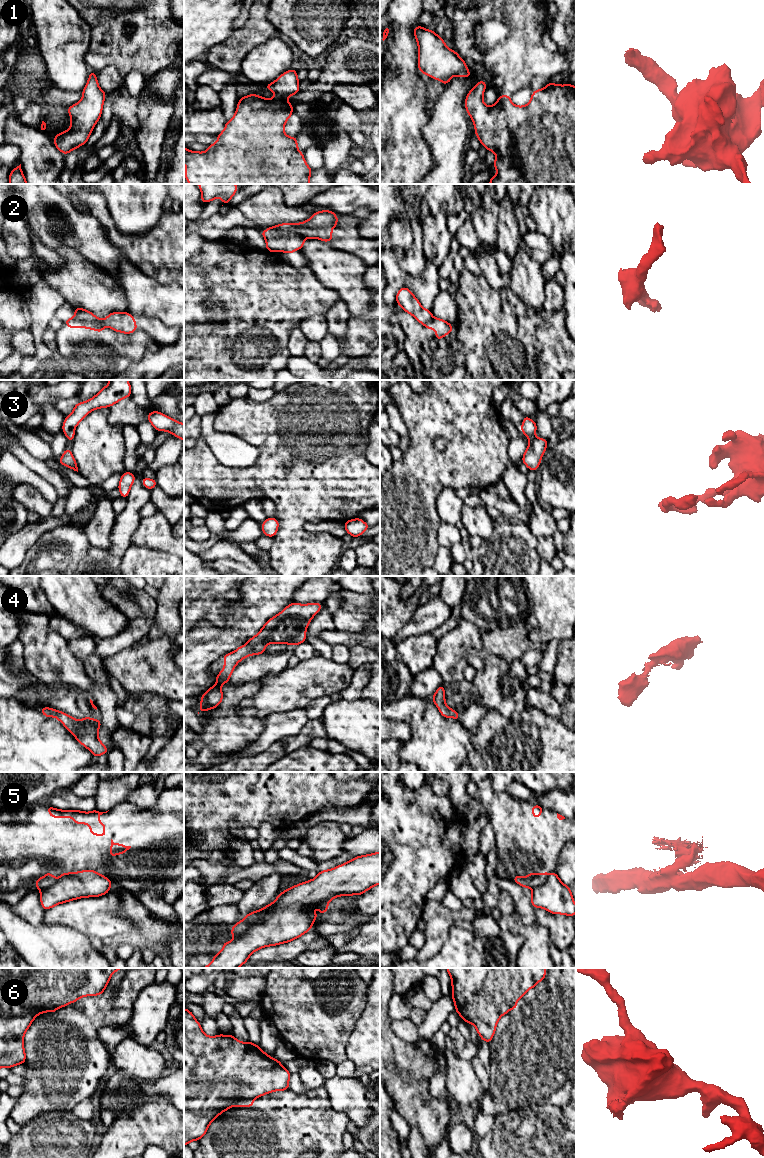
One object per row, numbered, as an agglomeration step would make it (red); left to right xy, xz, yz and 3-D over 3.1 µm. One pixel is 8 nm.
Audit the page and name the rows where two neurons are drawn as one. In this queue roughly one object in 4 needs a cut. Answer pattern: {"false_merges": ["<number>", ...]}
{"false_merges": ["2", "6"]}

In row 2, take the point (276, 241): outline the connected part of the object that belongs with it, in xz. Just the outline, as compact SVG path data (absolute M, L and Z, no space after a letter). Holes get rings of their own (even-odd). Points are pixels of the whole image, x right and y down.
M269 227L261 231L261 234L265 238L267 251L274 253L286 252L291 254L295 250L300 250L305 243L305 237L300 230L283 232Z

